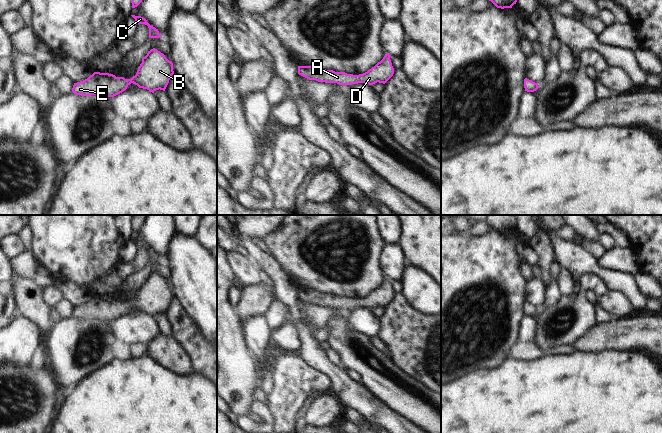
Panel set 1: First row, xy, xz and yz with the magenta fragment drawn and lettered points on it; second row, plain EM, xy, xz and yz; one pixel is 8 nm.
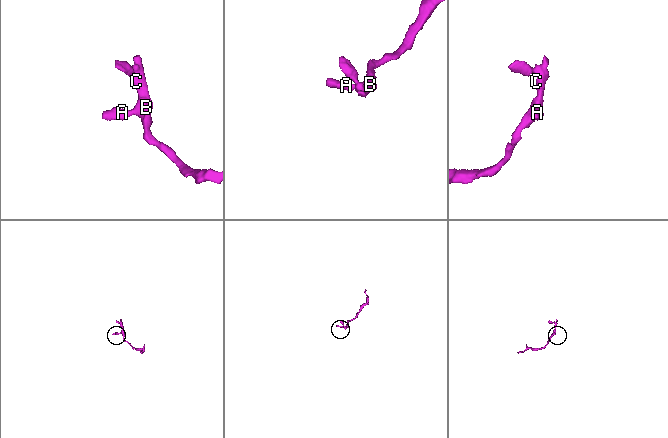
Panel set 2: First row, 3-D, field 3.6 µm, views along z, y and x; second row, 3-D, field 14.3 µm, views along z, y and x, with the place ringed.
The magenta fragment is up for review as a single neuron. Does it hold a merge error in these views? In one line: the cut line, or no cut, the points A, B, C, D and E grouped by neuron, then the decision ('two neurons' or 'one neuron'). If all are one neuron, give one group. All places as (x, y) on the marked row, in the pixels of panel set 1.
cut none; groups A B C D E; one neuron

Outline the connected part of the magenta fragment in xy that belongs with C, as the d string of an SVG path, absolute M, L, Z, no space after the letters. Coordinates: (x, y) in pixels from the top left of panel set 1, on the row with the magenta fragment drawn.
M131 15L137 24L145 24L148 26L149 28L149 38L159 38L159 37L162 37L160 34L159 34L159 31L158 29L156 29L155 27L151 26L147 20L141 16L135 16L135 15Z

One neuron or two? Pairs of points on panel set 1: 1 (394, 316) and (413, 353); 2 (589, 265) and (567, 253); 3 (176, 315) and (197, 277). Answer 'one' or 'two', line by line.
1: one
2: one
3: two

